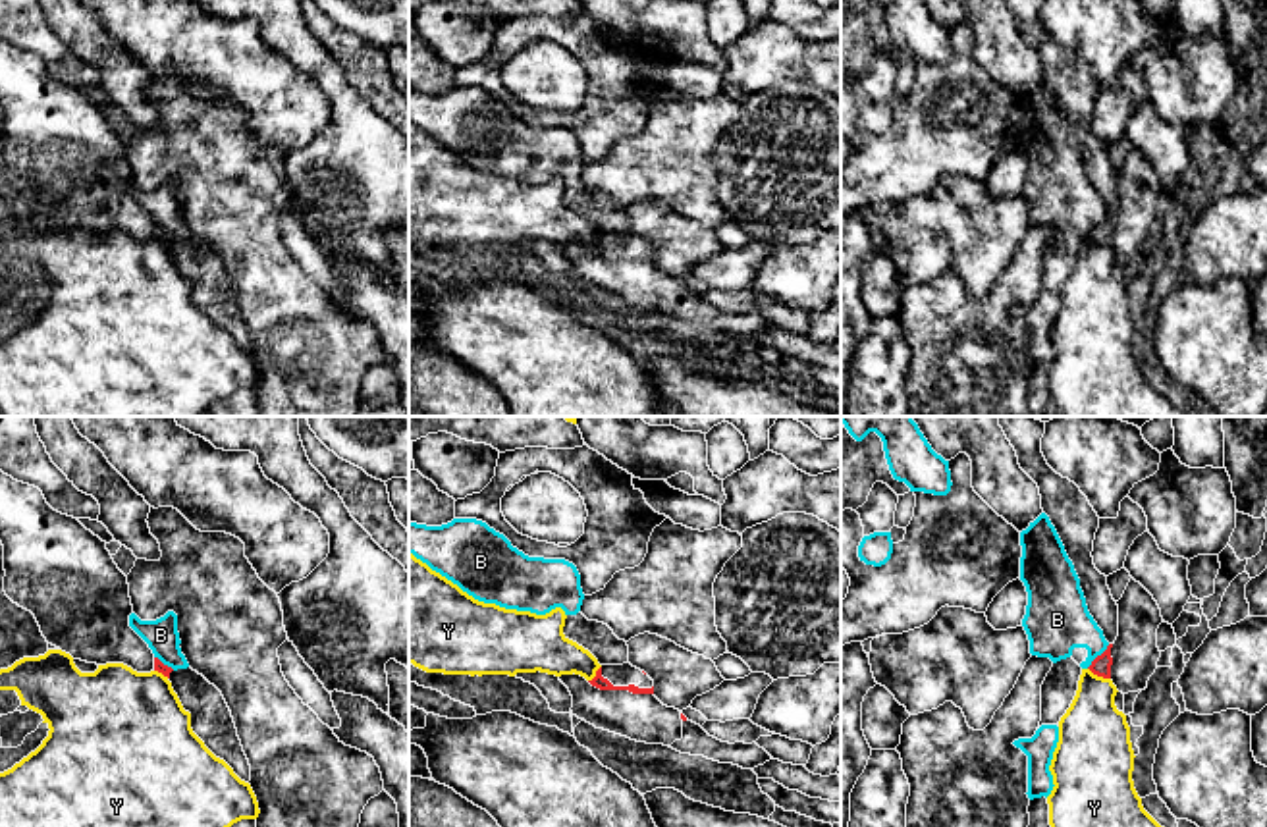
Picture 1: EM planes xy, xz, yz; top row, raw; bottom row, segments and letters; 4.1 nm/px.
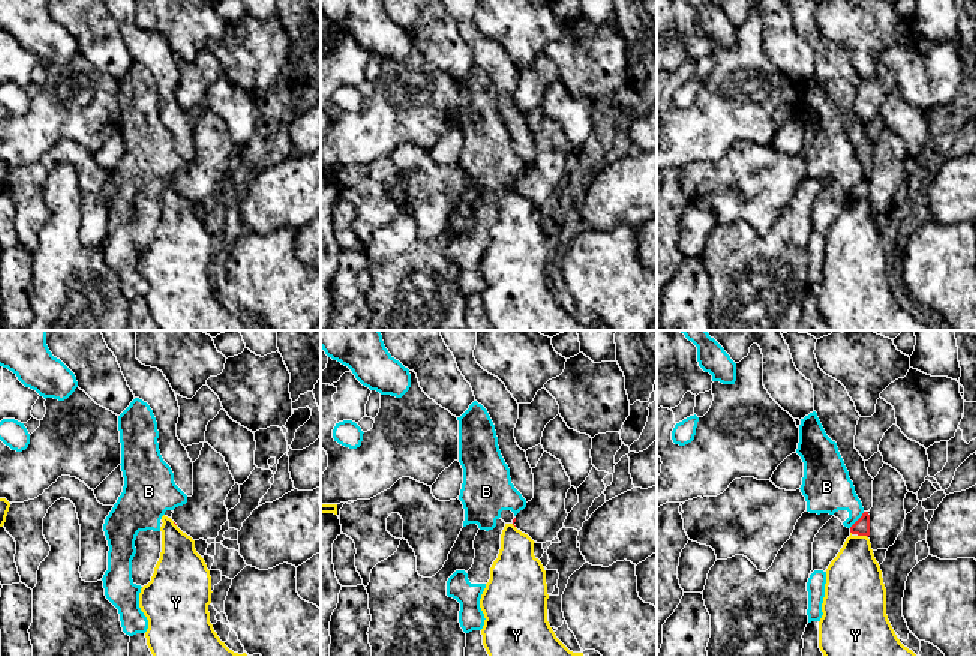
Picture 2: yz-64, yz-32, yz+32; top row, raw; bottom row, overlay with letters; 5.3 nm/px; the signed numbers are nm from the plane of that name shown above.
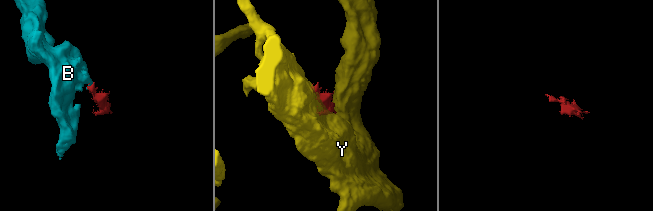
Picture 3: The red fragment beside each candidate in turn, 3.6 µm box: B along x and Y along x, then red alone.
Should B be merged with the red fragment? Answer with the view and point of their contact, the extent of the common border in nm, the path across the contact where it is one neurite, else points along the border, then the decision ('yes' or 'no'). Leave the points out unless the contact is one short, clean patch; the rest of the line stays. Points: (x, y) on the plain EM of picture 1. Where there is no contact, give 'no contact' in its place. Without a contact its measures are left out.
contact yz (1098, 224); length 140 nm; border yz (1109, 213), (1086, 236); no

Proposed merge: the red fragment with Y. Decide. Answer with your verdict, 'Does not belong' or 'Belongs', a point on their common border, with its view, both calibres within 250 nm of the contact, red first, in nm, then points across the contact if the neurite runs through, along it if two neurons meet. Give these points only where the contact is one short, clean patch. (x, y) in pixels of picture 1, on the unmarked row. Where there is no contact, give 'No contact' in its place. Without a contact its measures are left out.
Does not belong. Touches red at yz (1100, 243). Thickness 80 nm (red) against 300 nm

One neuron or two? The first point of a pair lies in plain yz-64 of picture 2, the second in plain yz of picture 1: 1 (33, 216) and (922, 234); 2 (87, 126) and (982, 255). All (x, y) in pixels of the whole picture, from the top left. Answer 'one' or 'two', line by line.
1: one
2: two

